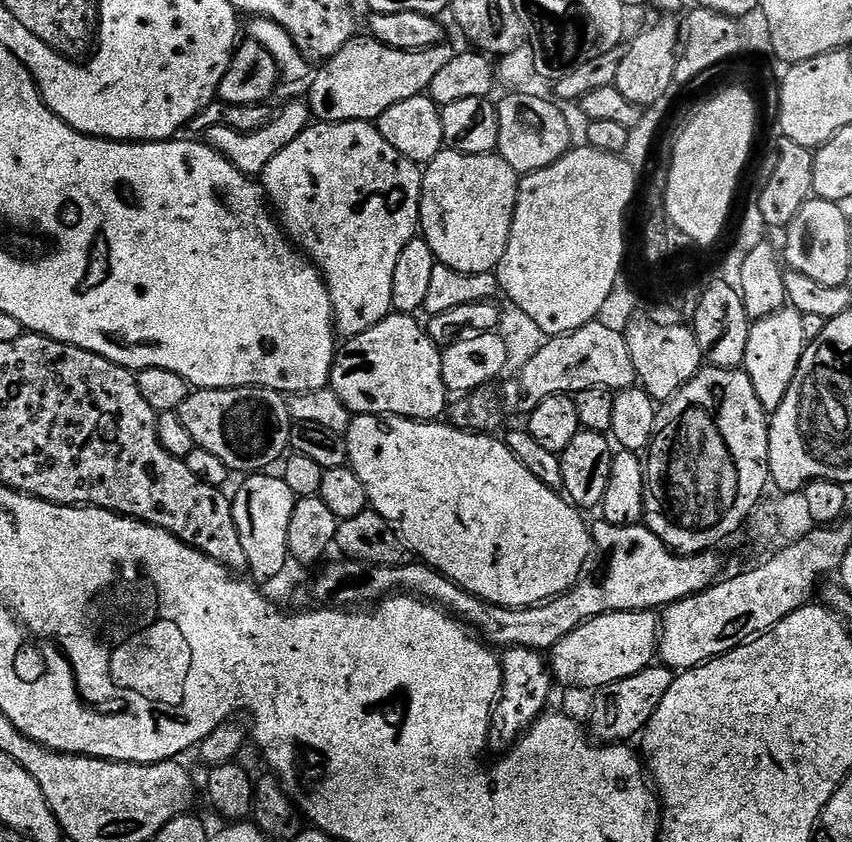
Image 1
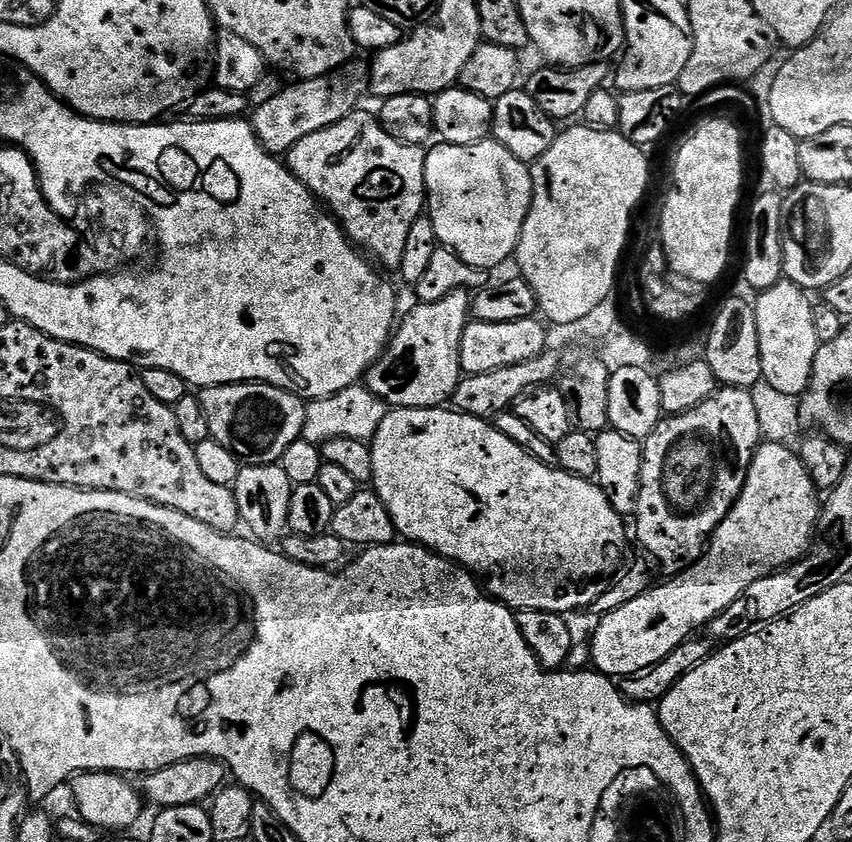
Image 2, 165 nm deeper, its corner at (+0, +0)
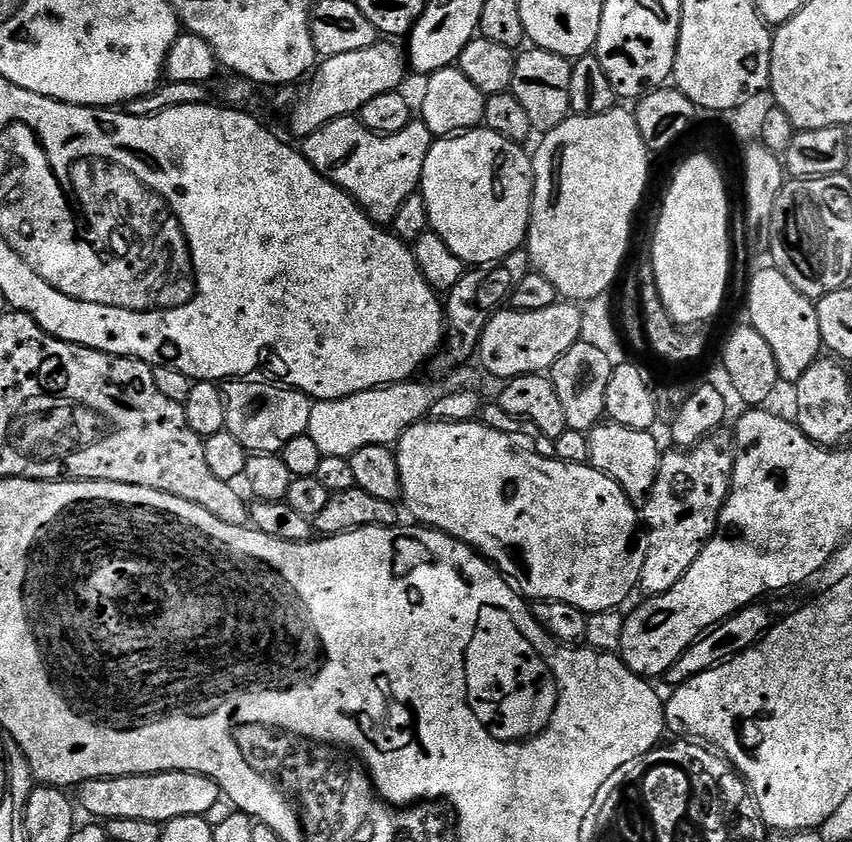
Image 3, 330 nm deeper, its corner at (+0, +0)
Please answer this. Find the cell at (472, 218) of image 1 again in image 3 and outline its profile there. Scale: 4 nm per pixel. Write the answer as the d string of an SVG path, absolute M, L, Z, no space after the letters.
M481 126L473 128L470 132L437 139L432 145L430 154L426 154L426 166L422 170L418 192L426 202L428 227L438 234L438 238L442 238L442 242L446 242L446 246L450 246L450 250L454 250L454 254L458 254L458 258L466 266L495 266L503 262L510 254L521 251L525 247L528 238L528 223L532 217L532 191L536 179L532 173L532 156L529 153L524 153L524 150L521 145L515 144L514 141L502 138L502 134L498 134L486 126Z

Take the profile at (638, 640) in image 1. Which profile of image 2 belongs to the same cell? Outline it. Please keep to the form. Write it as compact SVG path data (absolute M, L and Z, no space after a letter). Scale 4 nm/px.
M761 443L754 458L750 462L750 470L746 474L746 482L742 486L742 494L734 502L734 506L726 514L726 518L716 528L716 533L704 555L689 564L683 572L675 573L665 584L649 587L638 598L618 606L612 612L603 613L596 624L596 633L590 637L592 646L591 667L609 678L627 678L636 676L638 670L646 670L674 650L684 640L691 640L699 630L707 629L726 606L738 602L754 582L766 578L772 572L787 568L804 557L812 547L818 532L822 496L811 480L808 469L799 455L789 445Z

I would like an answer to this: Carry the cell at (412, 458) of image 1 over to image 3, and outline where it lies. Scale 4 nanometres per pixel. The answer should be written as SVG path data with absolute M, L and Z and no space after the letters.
M425 419L423 422L410 426L401 434L394 445L398 474L400 475L400 494L402 504L408 507L408 512L413 516L417 525L426 528L436 528L447 536L452 536L464 544L470 545L481 556L492 561L500 573L514 585L517 592L529 601L557 600L558 602L570 602L570 606L578 606L586 614L593 612L610 612L619 609L620 604L628 600L628 595L634 593L640 586L642 574L642 562L644 550L642 547L642 520L638 515L637 505L622 490L614 478L610 478L605 472L599 472L587 464L567 464L551 456L542 456L539 451L529 450L527 447L519 448L513 437L502 434L498 430L488 428L483 422L442 422L441 420Z

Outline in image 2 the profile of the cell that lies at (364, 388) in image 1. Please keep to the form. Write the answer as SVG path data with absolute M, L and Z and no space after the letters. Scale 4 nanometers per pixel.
M467 291L463 292L451 292L446 298L442 298L438 302L433 304L417 303L416 308L412 308L408 312L408 317L403 317L402 323L393 331L392 338L389 340L388 345L384 348L384 353L379 356L371 368L366 373L366 387L374 393L374 395L383 400L385 404L392 408L439 408L447 405L452 399L454 390L459 386L462 379L462 373L460 370L460 347L462 346L462 334L464 333L464 327L470 323L470 296Z

